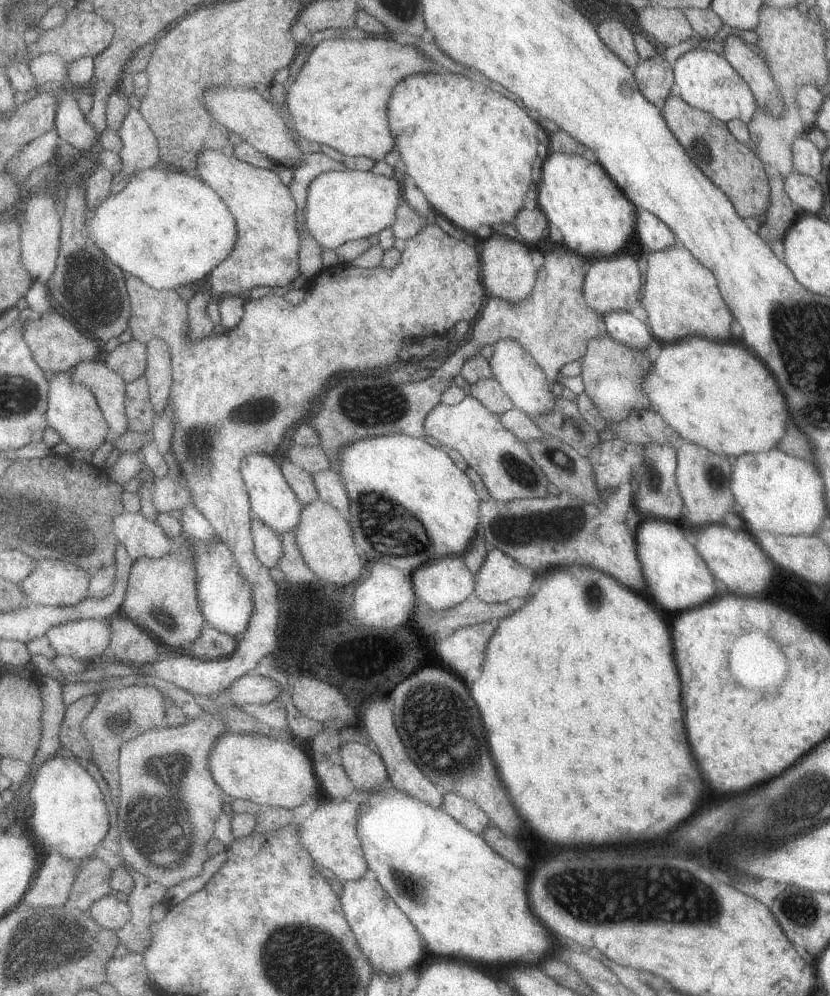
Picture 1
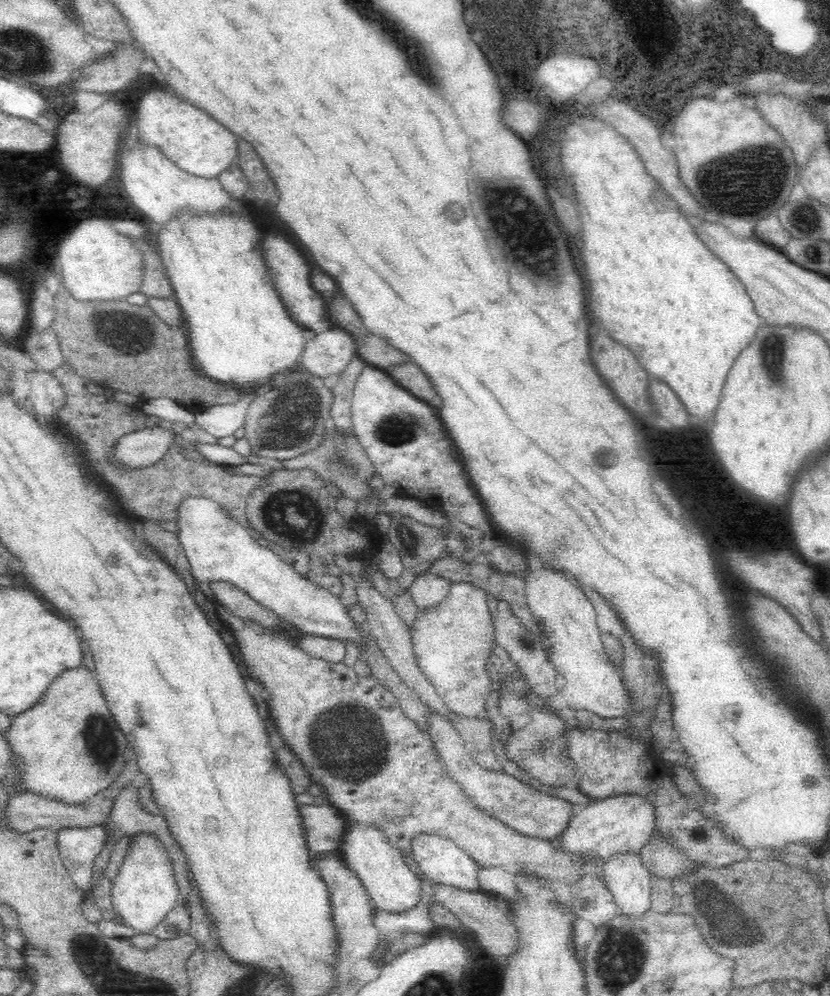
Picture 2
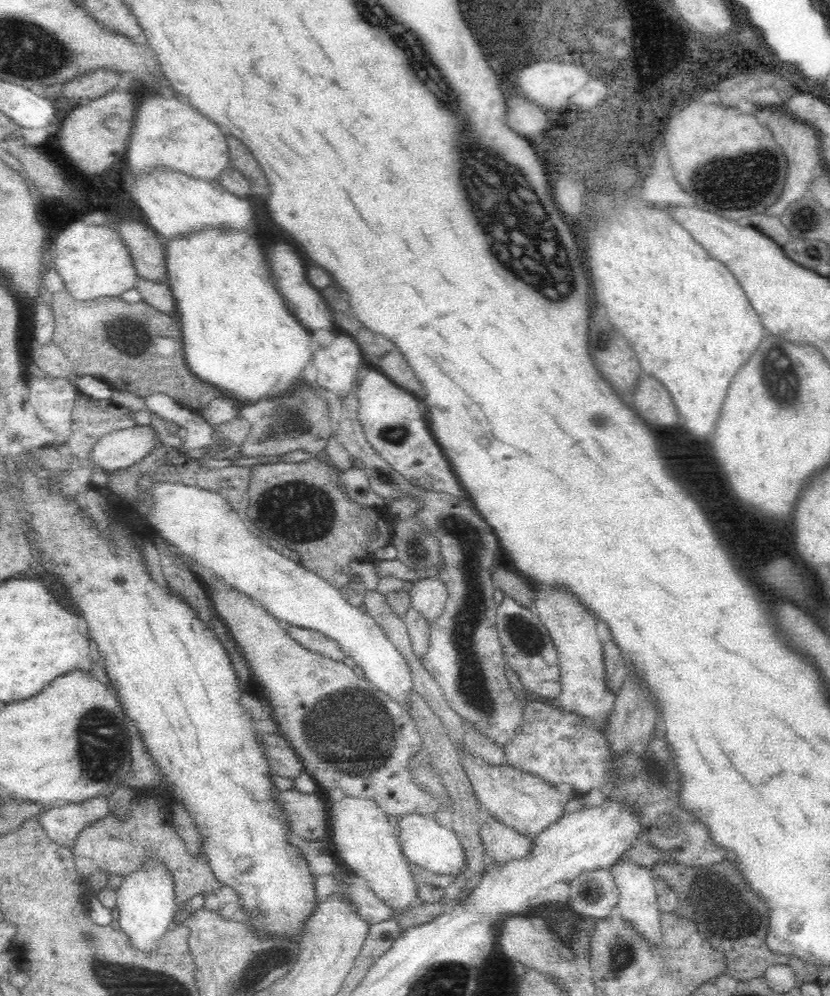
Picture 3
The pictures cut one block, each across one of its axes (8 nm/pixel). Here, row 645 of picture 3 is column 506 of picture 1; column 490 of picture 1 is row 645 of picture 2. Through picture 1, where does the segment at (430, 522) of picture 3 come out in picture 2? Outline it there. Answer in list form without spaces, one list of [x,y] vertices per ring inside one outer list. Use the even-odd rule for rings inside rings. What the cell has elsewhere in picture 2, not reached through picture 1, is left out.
[[[454,584],[450,594],[436,606],[416,608],[412,622],[406,622],[406,630],[416,668],[446,708],[468,718],[490,718],[492,714],[484,710],[486,696],[492,692],[486,660],[496,642],[486,594],[464,584]]]

